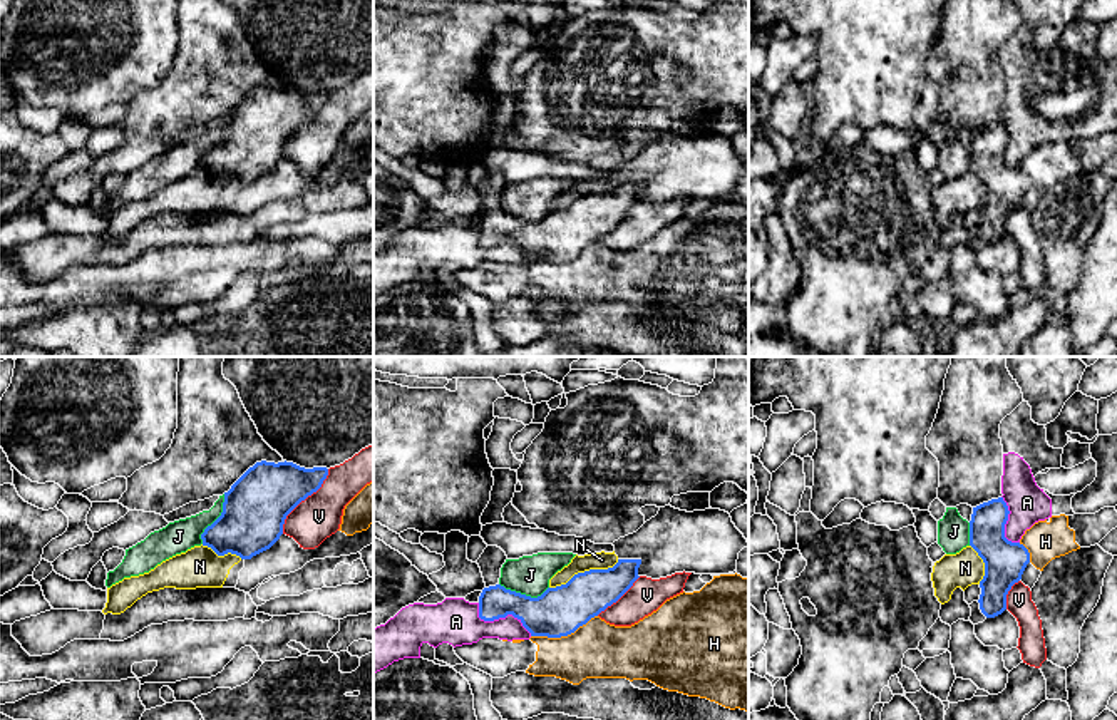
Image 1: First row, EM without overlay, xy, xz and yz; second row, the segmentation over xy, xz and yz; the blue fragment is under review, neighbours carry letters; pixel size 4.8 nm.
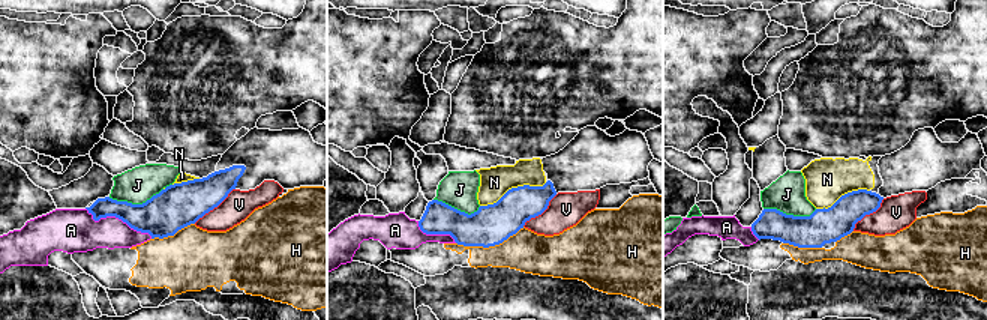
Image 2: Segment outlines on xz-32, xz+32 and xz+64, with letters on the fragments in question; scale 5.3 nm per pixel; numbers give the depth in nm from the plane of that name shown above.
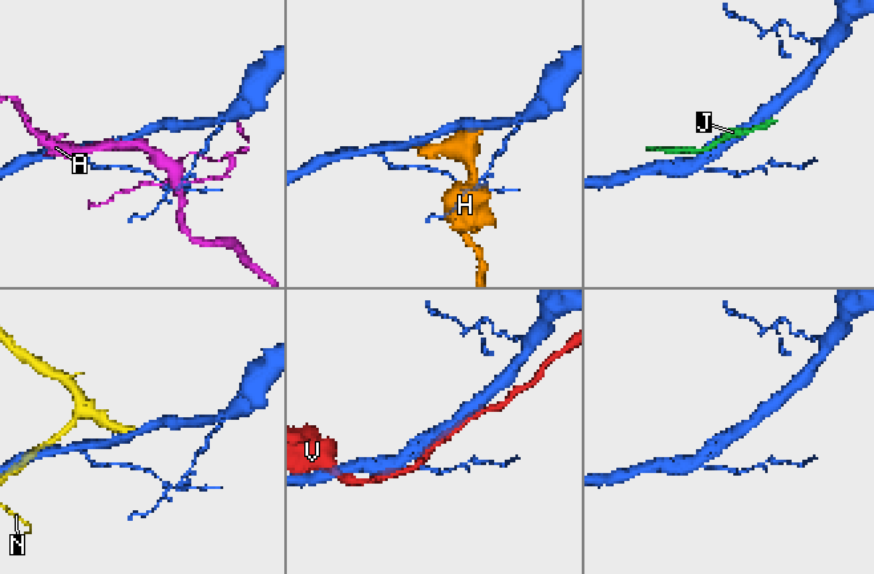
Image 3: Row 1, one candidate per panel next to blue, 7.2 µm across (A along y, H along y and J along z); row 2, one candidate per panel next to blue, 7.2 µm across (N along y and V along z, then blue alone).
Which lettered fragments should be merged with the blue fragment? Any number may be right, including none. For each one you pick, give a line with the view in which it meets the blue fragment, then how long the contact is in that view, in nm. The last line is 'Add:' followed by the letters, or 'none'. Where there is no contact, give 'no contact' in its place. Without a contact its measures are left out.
Add: none

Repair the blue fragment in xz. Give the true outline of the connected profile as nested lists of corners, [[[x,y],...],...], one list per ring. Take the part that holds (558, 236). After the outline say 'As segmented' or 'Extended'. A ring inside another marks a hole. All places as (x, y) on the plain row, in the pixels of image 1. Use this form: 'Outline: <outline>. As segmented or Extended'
Outline: [[[618,184],[613,193],[578,198],[538,223],[489,211],[479,221],[479,243],[494,246],[512,239],[531,261],[568,261],[618,226],[640,203],[640,189],[641,184]]]. As segmented

